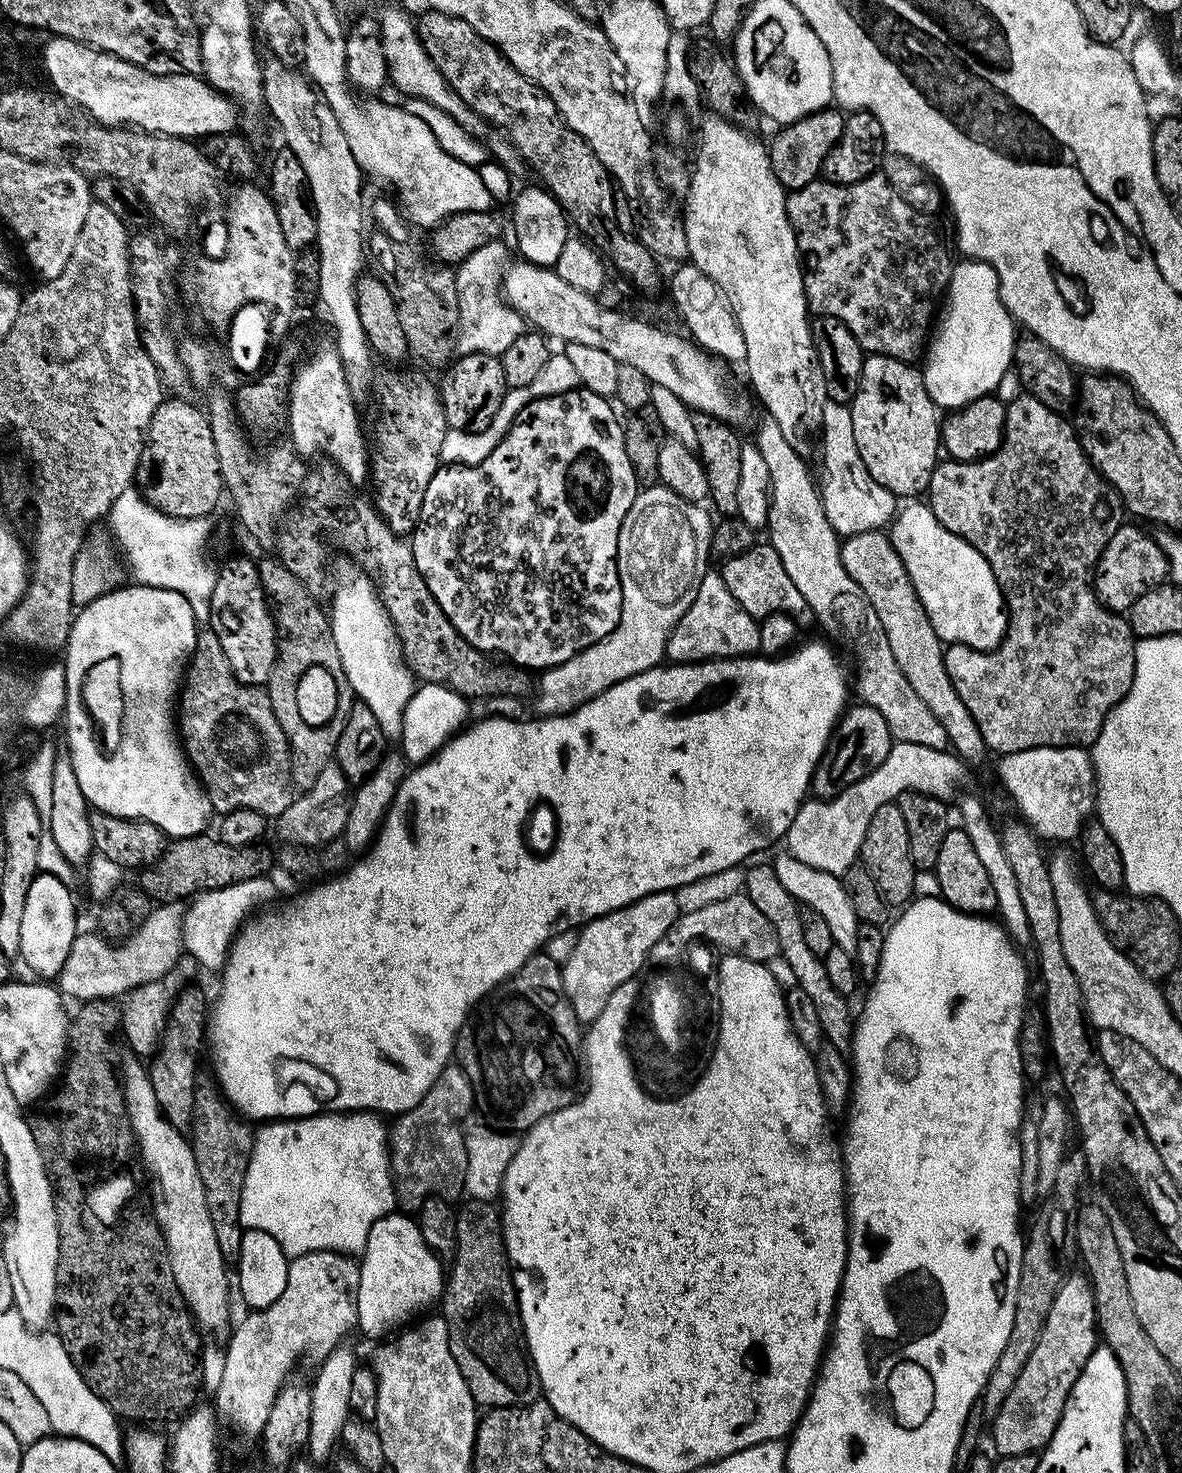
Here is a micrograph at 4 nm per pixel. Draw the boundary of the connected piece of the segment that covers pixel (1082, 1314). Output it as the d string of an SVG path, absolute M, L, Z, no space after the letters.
M1065 1275L1060 1281L1060 1289L1054 1298L1054 1306L1050 1306L1050 1314L1046 1314L1046 1322L1042 1326L1042 1334L1038 1338L1038 1346L1034 1346L1034 1354L1026 1358L1026 1366L1022 1366L1022 1374L1018 1374L1018 1382L1014 1382L1014 1390L1006 1394L1006 1402L1002 1402L1002 1410L990 1422L992 1428L992 1444L1000 1456L1017 1456L1018 1454L1039 1453L1048 1447L1050 1438L1062 1418L1062 1410L1066 1406L1066 1398L1082 1370L1086 1366L1086 1358L1098 1346L1098 1325L1096 1322L1096 1303L1092 1286L1087 1275Z

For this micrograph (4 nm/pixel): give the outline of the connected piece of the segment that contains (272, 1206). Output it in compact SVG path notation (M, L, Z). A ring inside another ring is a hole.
M349 1112L347 1114L321 1114L305 1116L294 1120L277 1120L263 1125L264 1128L255 1133L252 1141L252 1157L246 1170L246 1182L242 1190L240 1203L240 1223L245 1229L260 1228L270 1234L282 1246L282 1250L291 1258L310 1254L311 1252L342 1252L345 1254L363 1253L370 1226L384 1216L389 1215L397 1207L396 1189L392 1187L392 1168L388 1165L388 1134L389 1125L383 1124L379 1115L370 1112Z

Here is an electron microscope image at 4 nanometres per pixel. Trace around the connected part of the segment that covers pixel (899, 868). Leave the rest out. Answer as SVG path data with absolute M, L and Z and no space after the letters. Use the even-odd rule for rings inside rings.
M899 803L878 806L874 818L870 818L870 826L866 826L866 838L862 838L858 860L870 874L870 878L874 878L878 894L882 894L889 906L904 906L913 899L912 891L916 888L918 869L912 865L910 837L906 835L906 821L902 818Z

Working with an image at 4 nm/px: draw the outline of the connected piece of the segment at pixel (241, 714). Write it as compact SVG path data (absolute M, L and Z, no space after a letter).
M207 626L196 633L192 658L178 692L178 736L217 813L254 810L265 818L279 818L292 805L292 755L286 734L270 710L268 693L263 687L243 684L234 675L222 654L218 634Z

